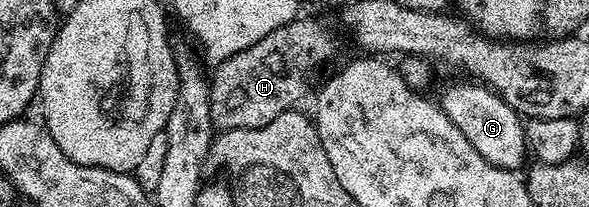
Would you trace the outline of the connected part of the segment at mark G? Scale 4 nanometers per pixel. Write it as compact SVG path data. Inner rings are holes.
M471 80L463 81L467 82L459 82L444 92L441 99L443 114L449 116L457 128L461 128L465 140L469 140L469 144L477 148L485 160L489 160L489 164L502 170L522 171L523 161L529 158L524 119L513 108L509 108L509 104L505 104L505 100L494 90Z

